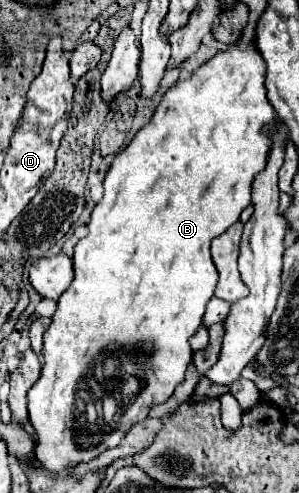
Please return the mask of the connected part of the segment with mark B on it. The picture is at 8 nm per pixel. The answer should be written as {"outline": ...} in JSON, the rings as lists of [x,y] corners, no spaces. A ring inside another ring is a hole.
{"outline":[[[239,37],[237,43],[227,45],[225,51],[219,51],[195,69],[187,81],[171,85],[151,121],[141,127],[133,141],[113,159],[103,181],[103,199],[95,205],[87,223],[89,235],[75,245],[75,279],[59,297],[53,323],[43,337],[41,377],[27,393],[29,419],[37,431],[35,455],[41,465],[55,475],[65,475],[79,461],[91,461],[105,449],[119,445],[125,433],[135,423],[143,421],[155,405],[167,401],[183,381],[185,369],[193,359],[189,339],[197,333],[205,305],[213,297],[217,285],[217,269],[211,259],[209,243],[239,221],[241,211],[251,205],[253,179],[265,169],[273,147],[271,131],[265,133],[263,127],[275,129],[277,115],[267,103],[263,81],[265,61],[257,51],[255,41],[251,39],[243,49]],[[137,345],[149,345],[151,351],[165,351],[165,361],[159,359],[159,363],[147,369],[143,375],[145,387],[127,407],[125,415],[119,417],[121,423],[115,423],[113,427],[111,419],[111,423],[105,425],[105,437],[93,437],[101,435],[103,429],[99,425],[75,421],[77,371],[81,371],[81,363],[89,363],[81,357],[93,357],[93,353],[99,353],[101,349]]]}

